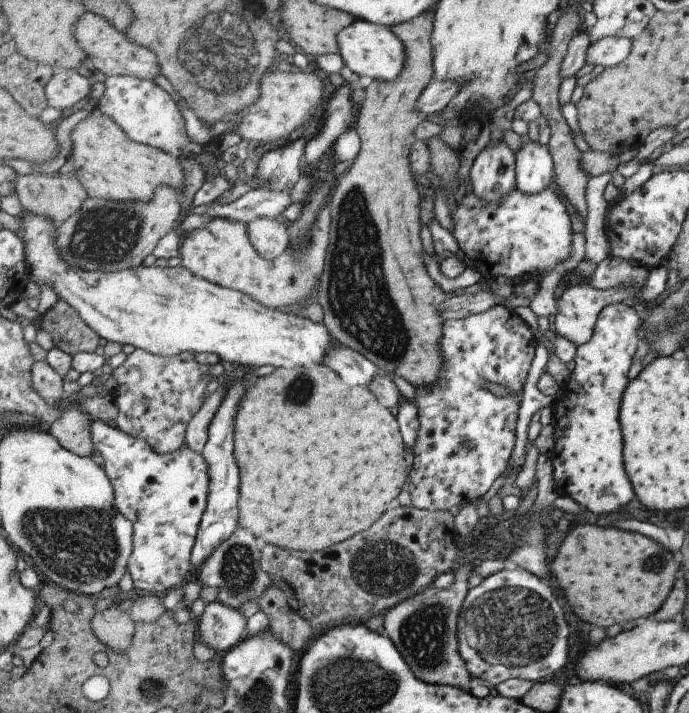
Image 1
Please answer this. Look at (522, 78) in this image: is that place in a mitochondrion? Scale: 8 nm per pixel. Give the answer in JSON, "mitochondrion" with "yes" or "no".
{"mitochondrion":"no"}

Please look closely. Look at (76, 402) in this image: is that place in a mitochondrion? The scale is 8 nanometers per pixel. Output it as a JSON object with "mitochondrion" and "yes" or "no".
{"mitochondrion":"no"}

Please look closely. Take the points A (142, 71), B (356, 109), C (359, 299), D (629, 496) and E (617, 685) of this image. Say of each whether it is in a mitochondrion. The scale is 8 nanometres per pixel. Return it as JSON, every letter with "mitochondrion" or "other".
{"A":"other","B":"other","C":"mitochondrion","D":"other","E":"other"}

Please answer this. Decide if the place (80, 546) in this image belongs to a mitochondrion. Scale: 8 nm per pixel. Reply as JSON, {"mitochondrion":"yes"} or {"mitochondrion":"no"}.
{"mitochondrion":"yes"}

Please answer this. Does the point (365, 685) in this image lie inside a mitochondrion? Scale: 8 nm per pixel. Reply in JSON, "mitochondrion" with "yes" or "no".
{"mitochondrion":"yes"}

